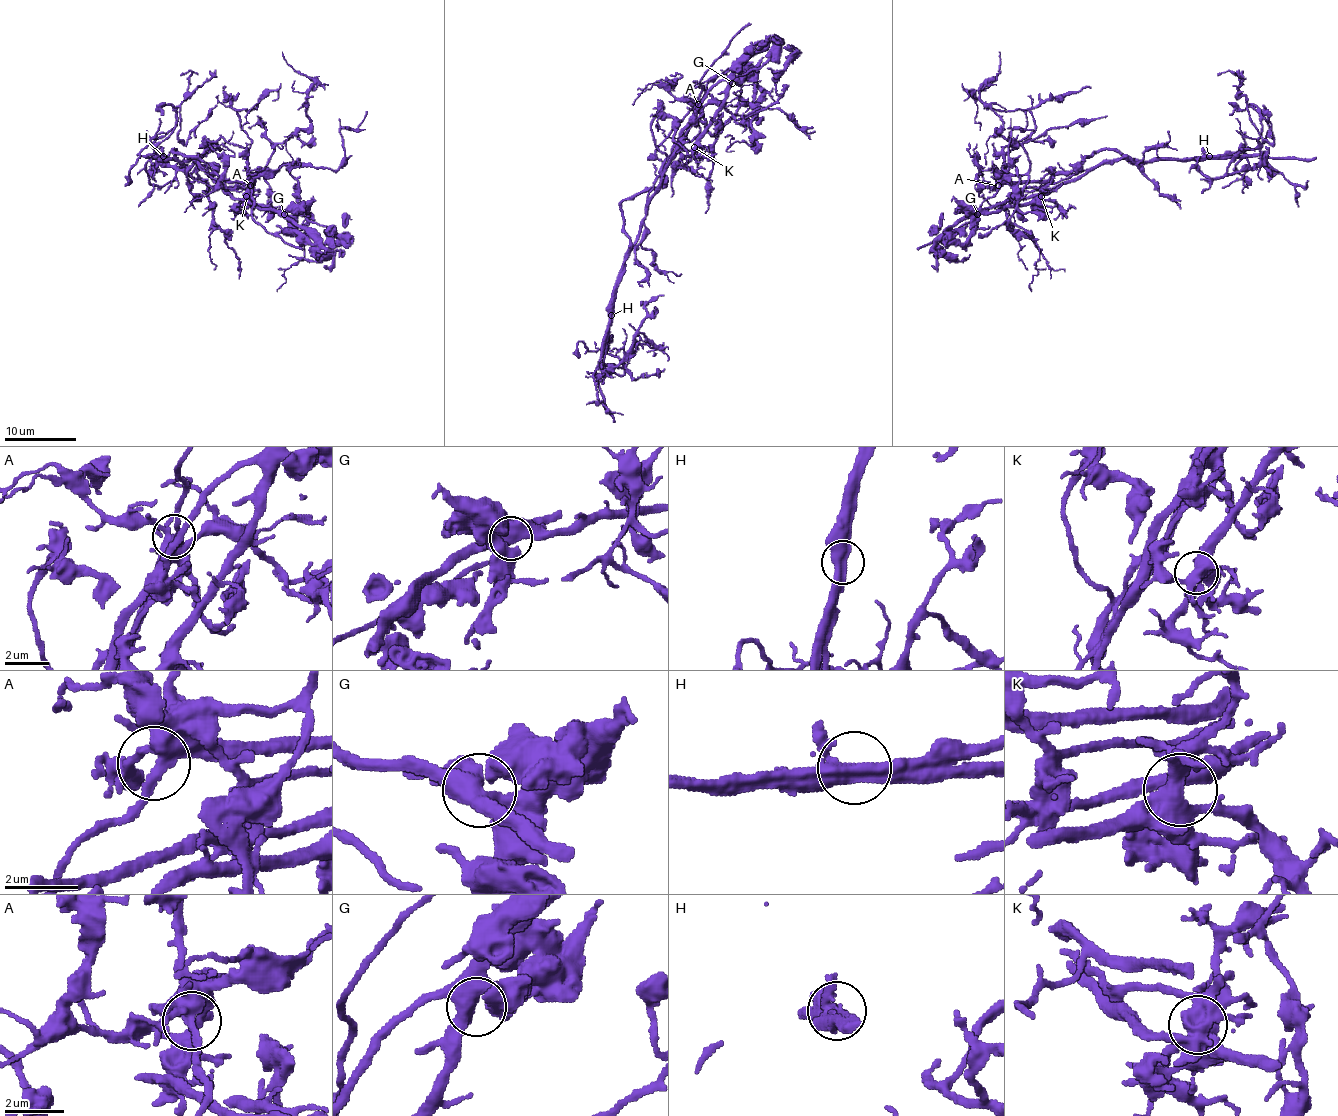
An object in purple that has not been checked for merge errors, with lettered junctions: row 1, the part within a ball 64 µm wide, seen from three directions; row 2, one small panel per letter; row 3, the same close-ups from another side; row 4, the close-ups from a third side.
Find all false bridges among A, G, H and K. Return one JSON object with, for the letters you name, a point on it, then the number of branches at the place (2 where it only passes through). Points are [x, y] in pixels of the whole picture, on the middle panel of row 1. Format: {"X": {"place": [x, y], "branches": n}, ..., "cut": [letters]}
{"H": {"place": [611, 315], "branches": 3}, "cut": ["H"]}

